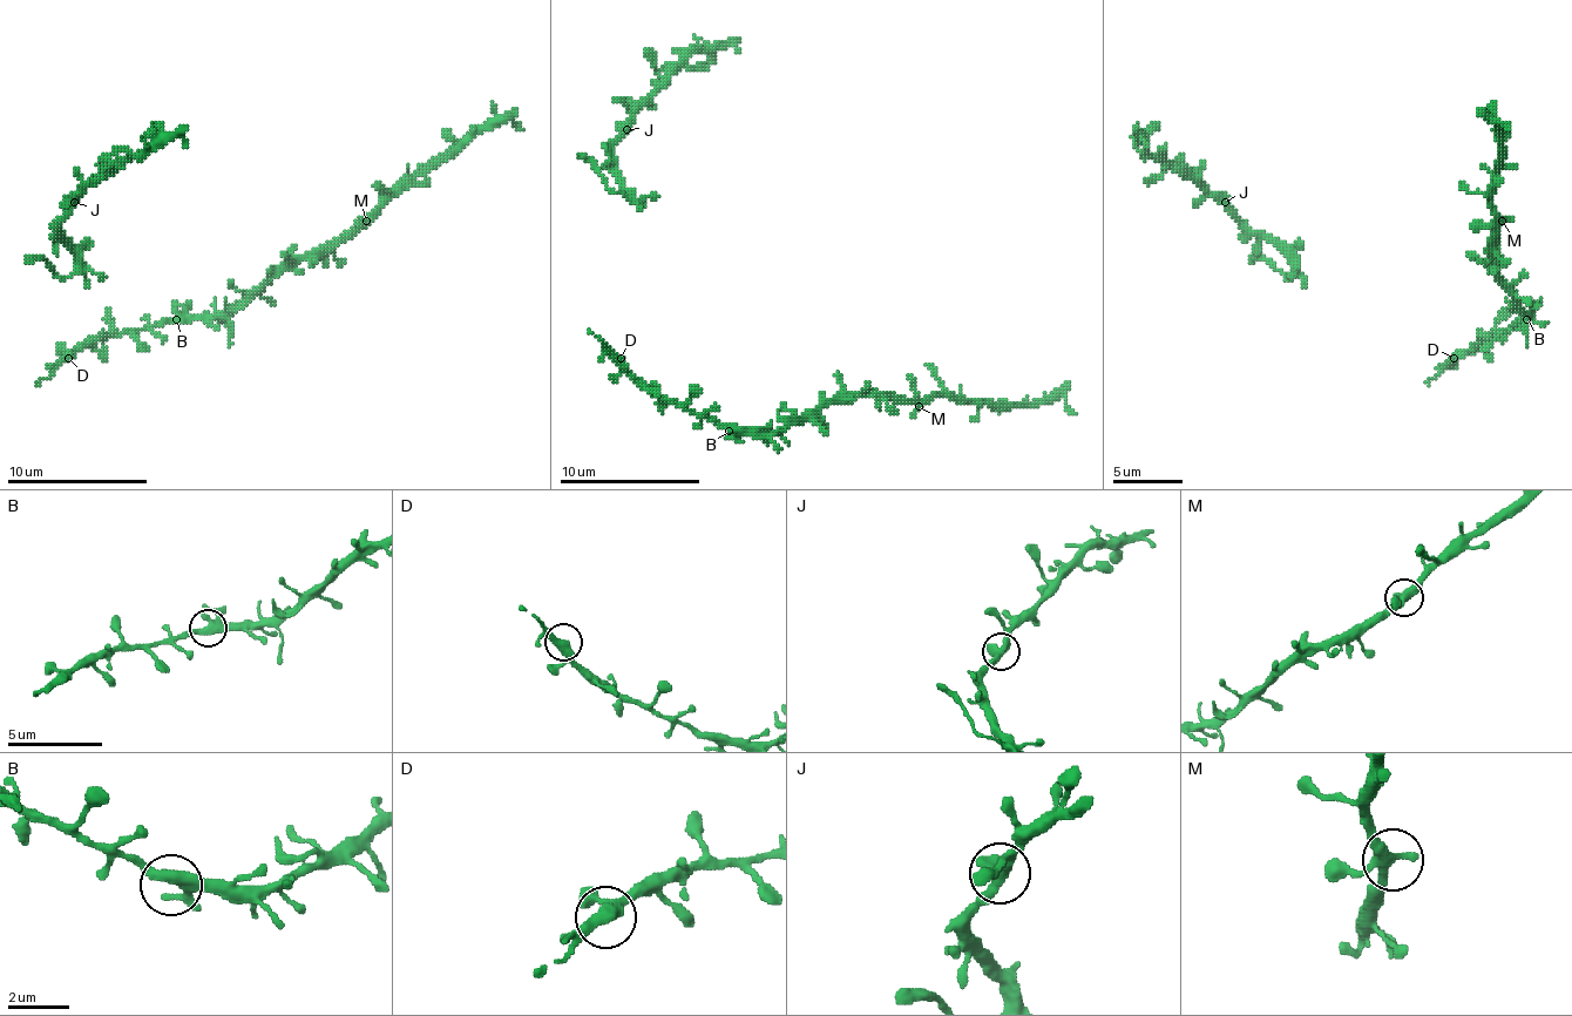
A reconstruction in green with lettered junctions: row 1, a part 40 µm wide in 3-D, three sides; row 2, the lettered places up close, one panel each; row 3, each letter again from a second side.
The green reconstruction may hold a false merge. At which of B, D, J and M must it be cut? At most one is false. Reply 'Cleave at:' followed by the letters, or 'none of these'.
Cleave at: none of these

